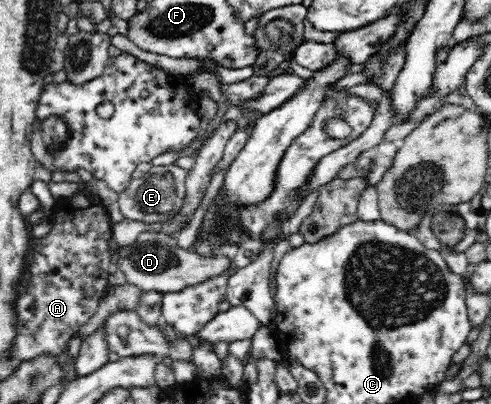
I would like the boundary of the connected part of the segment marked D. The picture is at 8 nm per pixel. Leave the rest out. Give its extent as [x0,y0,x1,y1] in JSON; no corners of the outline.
[118,230,230,294]

